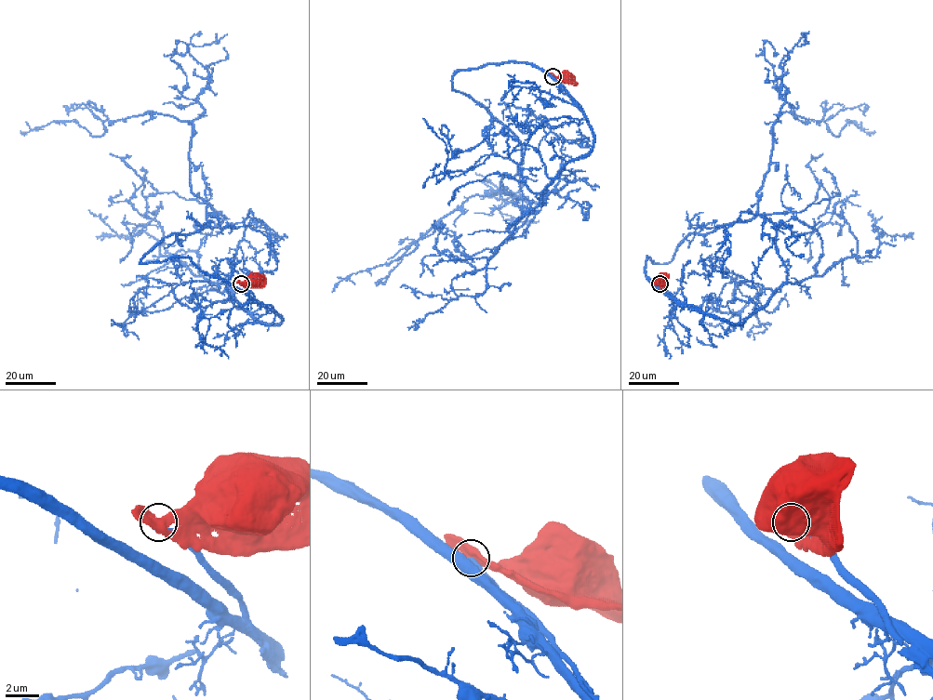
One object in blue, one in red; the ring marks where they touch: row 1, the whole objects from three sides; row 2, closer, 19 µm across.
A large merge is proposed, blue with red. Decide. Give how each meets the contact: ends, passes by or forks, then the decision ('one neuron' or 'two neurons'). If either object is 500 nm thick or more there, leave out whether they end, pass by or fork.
two neurons

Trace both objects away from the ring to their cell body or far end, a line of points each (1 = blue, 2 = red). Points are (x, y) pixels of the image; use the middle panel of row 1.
1: (553, 75), (565, 89), (529, 63), (459, 70), (452, 87), (518, 141), (518, 174), (331, 292)
2: (553, 75), (567, 77)

